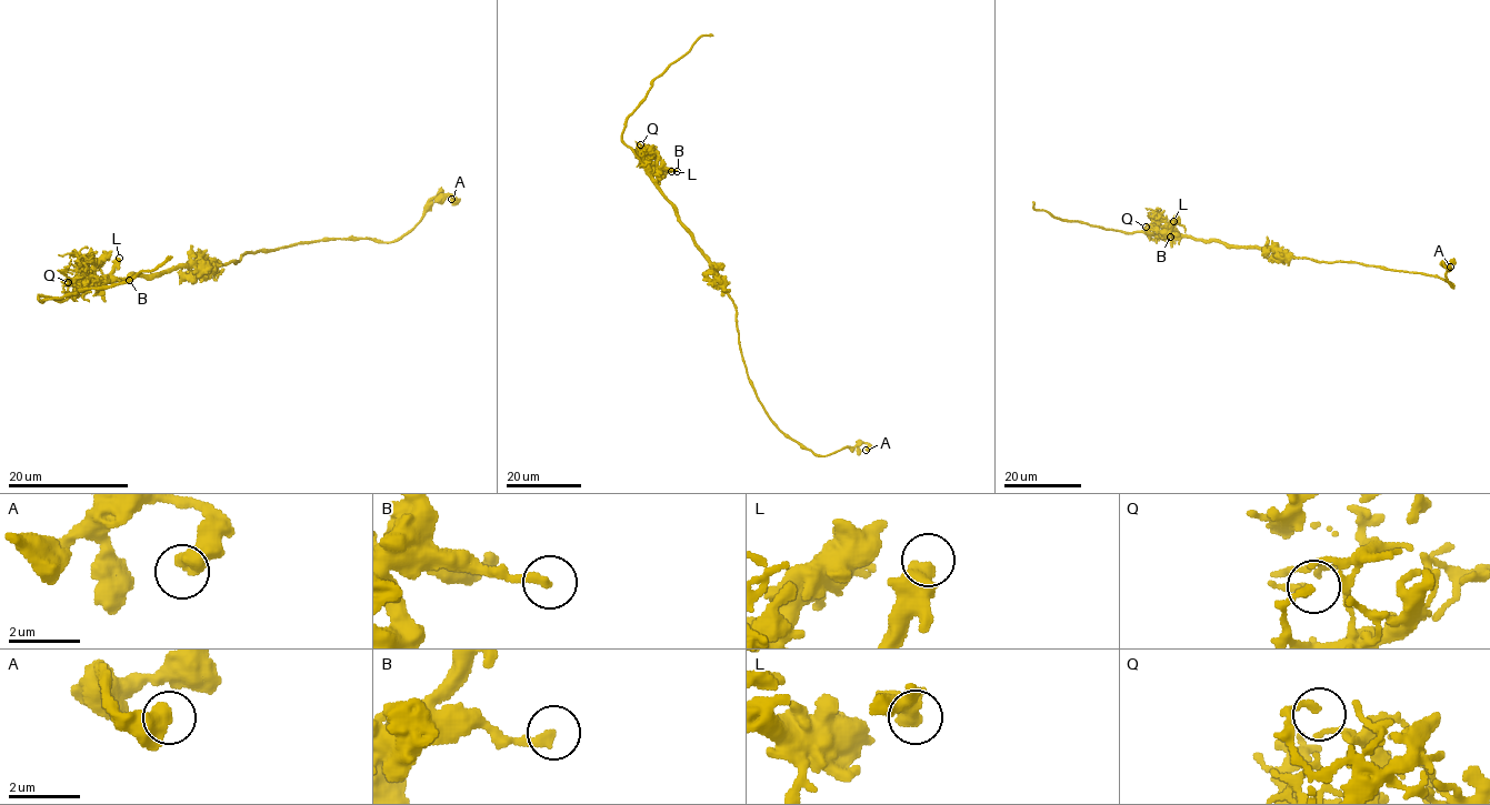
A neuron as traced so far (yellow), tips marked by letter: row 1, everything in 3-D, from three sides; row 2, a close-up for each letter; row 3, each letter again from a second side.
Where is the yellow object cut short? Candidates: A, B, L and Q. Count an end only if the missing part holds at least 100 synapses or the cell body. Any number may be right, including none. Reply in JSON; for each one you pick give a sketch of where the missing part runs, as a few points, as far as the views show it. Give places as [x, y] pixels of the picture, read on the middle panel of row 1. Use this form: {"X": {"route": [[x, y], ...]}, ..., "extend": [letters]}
{"extend": []}

